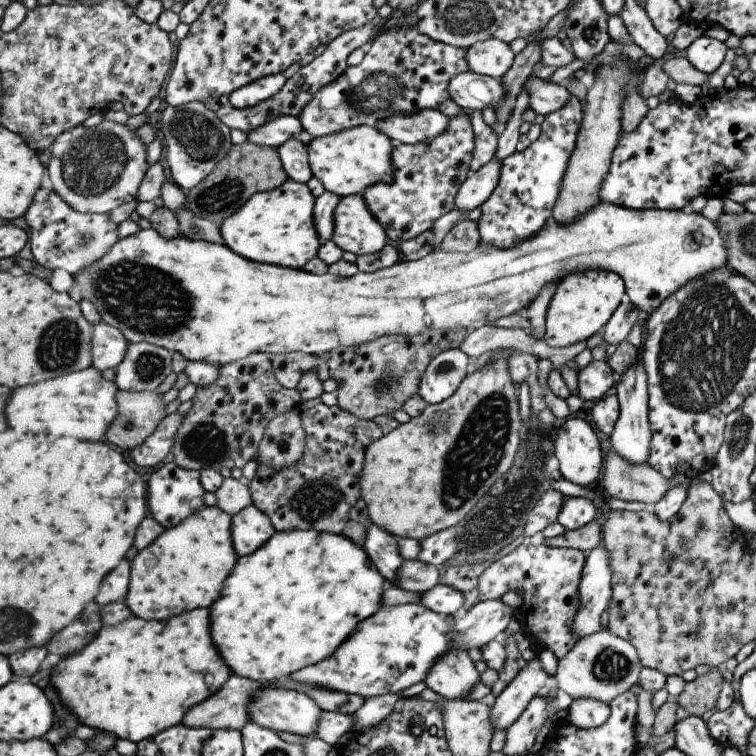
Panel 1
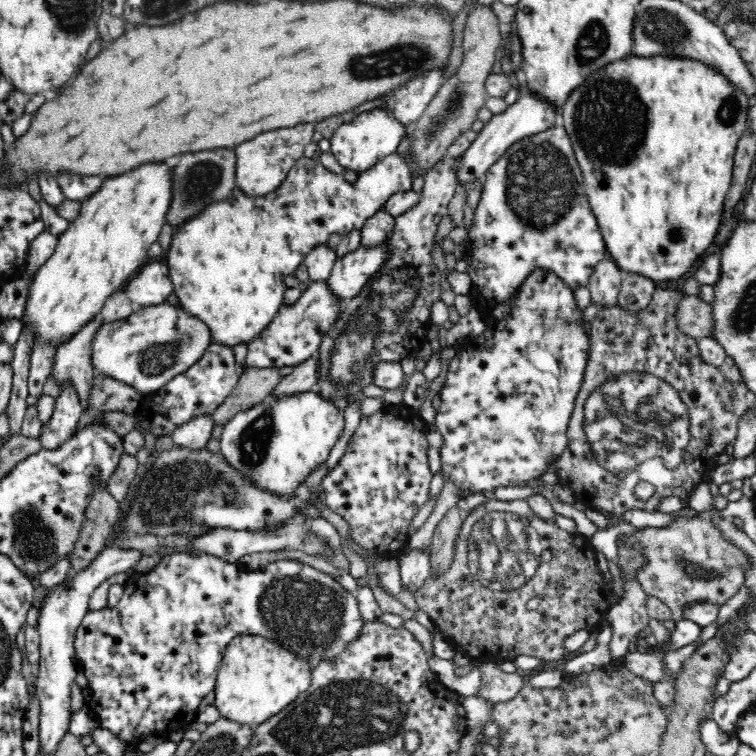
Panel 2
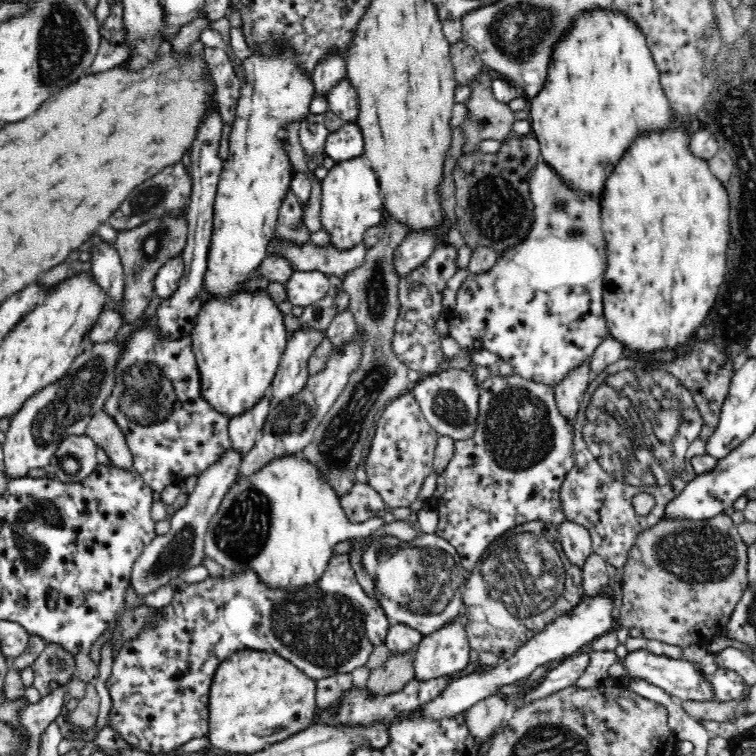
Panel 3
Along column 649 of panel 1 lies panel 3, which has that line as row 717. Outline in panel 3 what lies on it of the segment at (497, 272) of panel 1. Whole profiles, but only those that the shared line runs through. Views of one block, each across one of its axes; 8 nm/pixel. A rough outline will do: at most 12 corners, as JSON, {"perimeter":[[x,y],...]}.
{"perimeter":[[268,652],[215,672],[212,746],[254,754],[311,726],[315,680]]}

